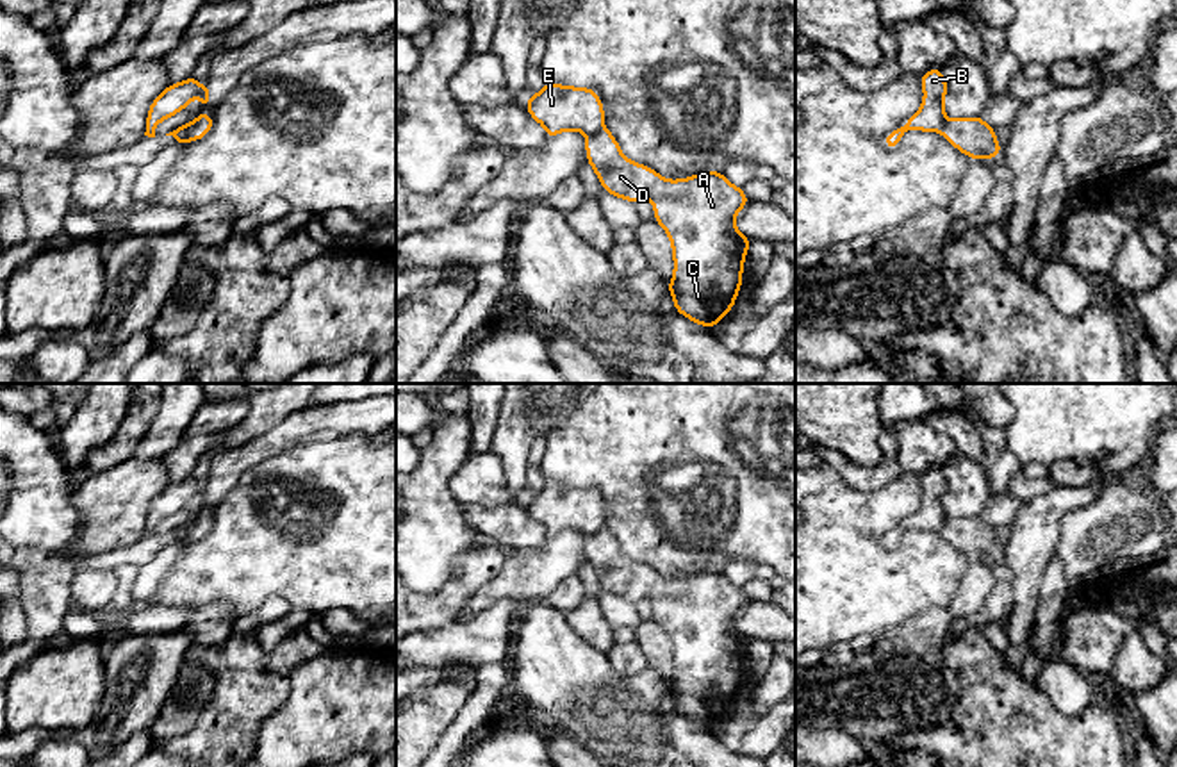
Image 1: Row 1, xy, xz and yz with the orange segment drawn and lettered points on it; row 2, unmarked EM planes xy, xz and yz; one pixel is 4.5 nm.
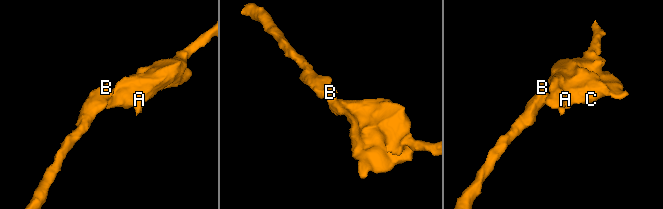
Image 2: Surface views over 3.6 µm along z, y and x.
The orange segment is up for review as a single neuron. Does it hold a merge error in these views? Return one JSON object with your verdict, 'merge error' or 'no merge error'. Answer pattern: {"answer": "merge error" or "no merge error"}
{"answer": "merge error"}

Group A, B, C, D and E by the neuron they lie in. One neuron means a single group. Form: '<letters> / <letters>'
A C D / B E

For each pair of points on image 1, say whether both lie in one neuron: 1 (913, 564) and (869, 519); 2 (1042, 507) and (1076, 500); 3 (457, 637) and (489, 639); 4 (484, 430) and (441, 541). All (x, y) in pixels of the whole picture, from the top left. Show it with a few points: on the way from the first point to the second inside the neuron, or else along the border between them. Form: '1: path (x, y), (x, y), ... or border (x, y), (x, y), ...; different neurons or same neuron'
1: path (897, 564), (892, 564), (865, 536); same neuron
2: path (1051, 507), (1060, 500), (1067, 500); same neuron
3: path (464, 639), (482, 639); same neuron
4: border (466, 418), (473, 450); different neurons

